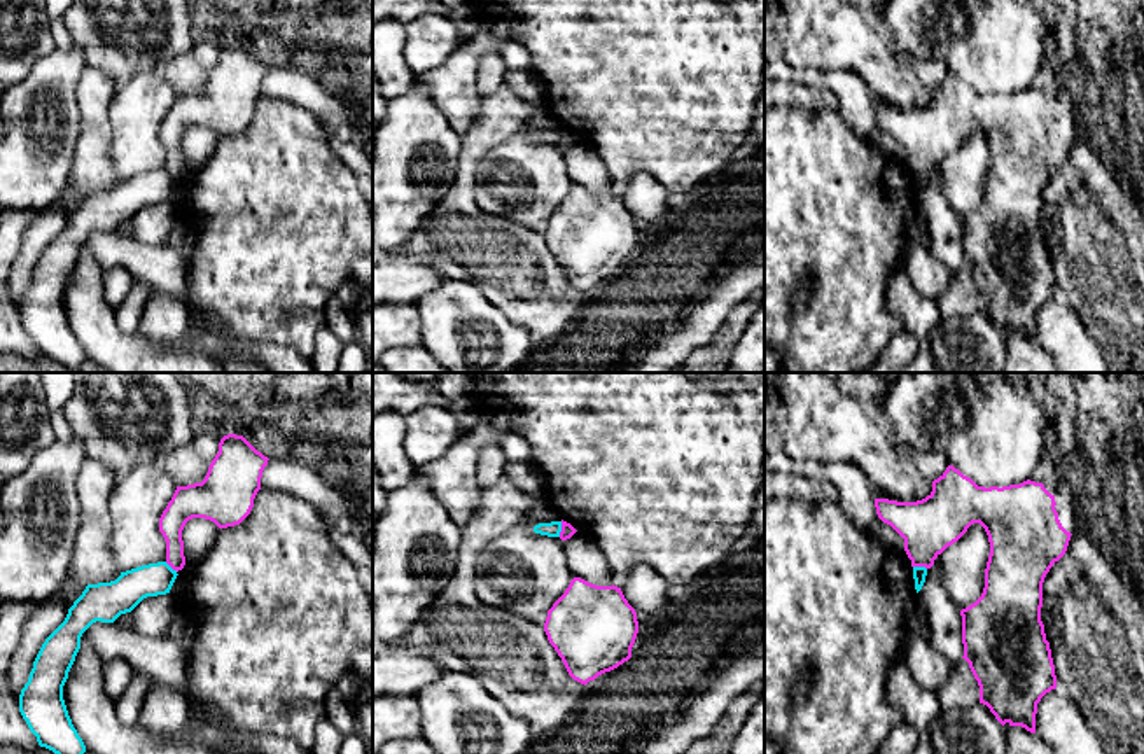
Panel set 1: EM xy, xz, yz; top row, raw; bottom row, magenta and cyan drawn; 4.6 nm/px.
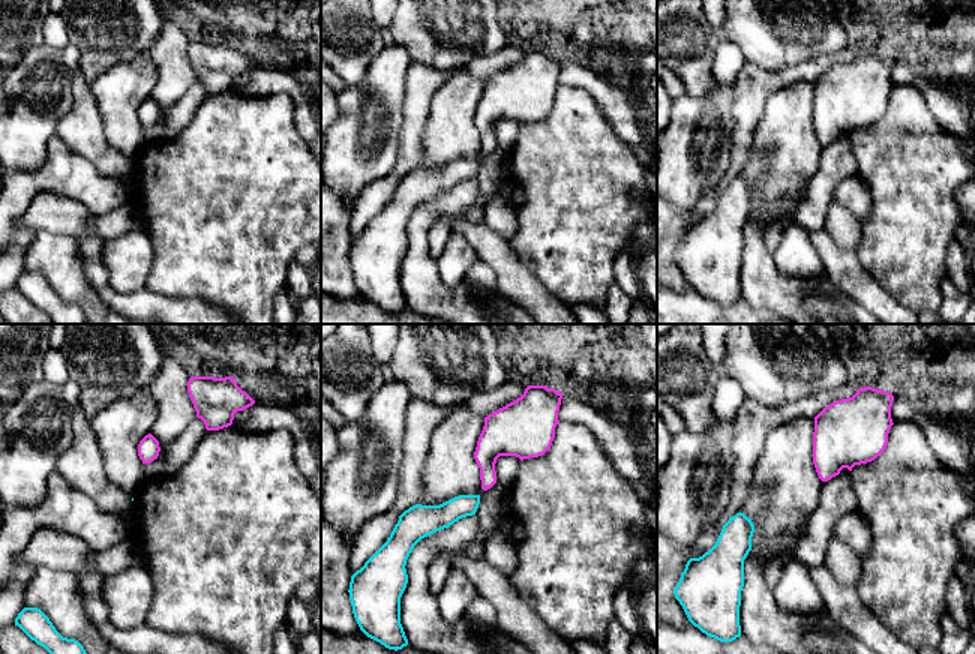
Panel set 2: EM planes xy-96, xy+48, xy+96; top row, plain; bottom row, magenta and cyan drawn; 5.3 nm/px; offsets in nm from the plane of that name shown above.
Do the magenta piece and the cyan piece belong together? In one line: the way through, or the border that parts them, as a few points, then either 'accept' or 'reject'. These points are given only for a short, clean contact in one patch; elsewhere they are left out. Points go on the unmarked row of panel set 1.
along xz (562, 130), (558, 144) | reject

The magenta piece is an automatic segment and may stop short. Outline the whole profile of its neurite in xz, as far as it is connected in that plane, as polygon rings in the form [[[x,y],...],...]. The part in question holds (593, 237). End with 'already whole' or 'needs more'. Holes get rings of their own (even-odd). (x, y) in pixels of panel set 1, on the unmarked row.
[[[574,185],[548,219],[544,240],[569,283],[586,294],[631,266],[638,229],[621,196]]] | already whole

